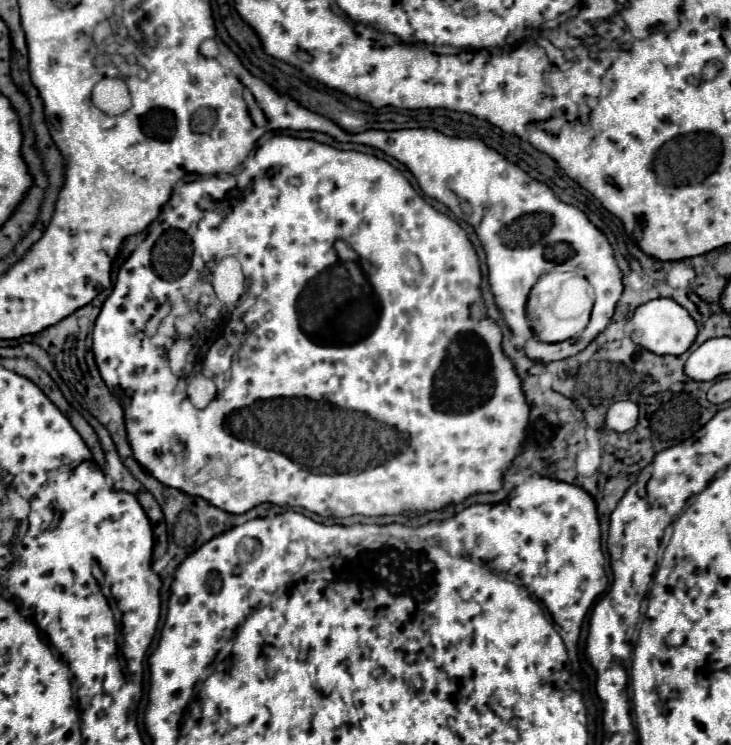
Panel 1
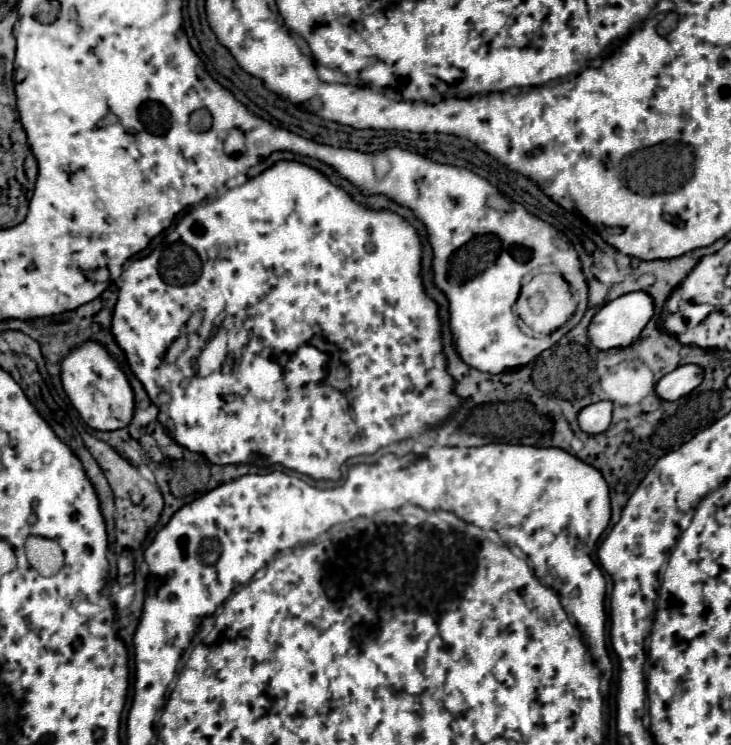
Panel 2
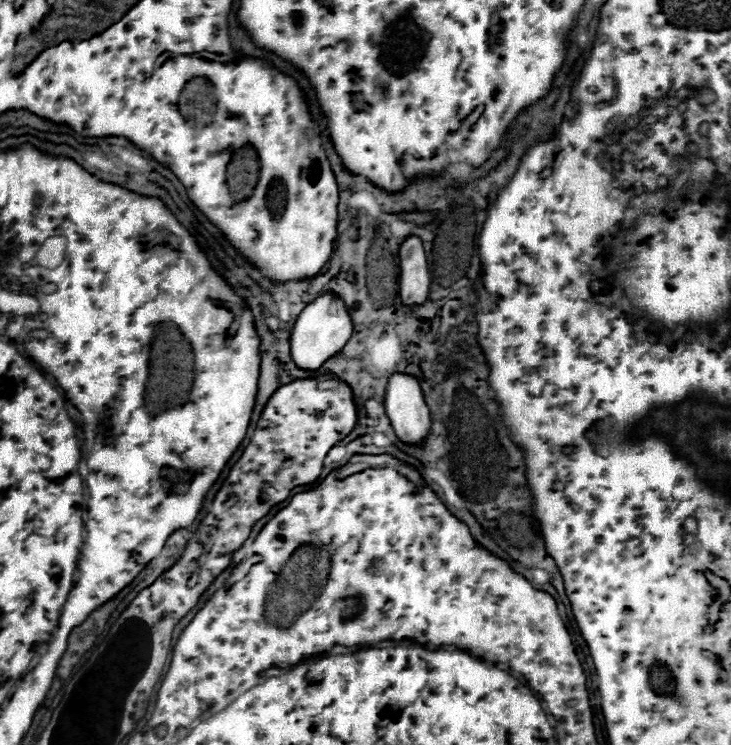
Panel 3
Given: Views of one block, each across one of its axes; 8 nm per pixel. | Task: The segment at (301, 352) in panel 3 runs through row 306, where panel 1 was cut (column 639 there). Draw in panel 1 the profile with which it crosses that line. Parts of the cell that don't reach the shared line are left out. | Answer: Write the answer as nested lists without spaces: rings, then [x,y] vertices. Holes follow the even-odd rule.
[[[656,298],[652,302],[646,302],[644,306],[638,306],[634,310],[634,316],[628,322],[628,330],[630,330],[628,336],[638,346],[642,346],[654,354],[662,354],[662,356],[664,354],[674,354],[674,356],[684,354],[692,346],[692,342],[698,334],[698,326],[692,320],[692,316],[678,302],[674,302],[670,298]]]

